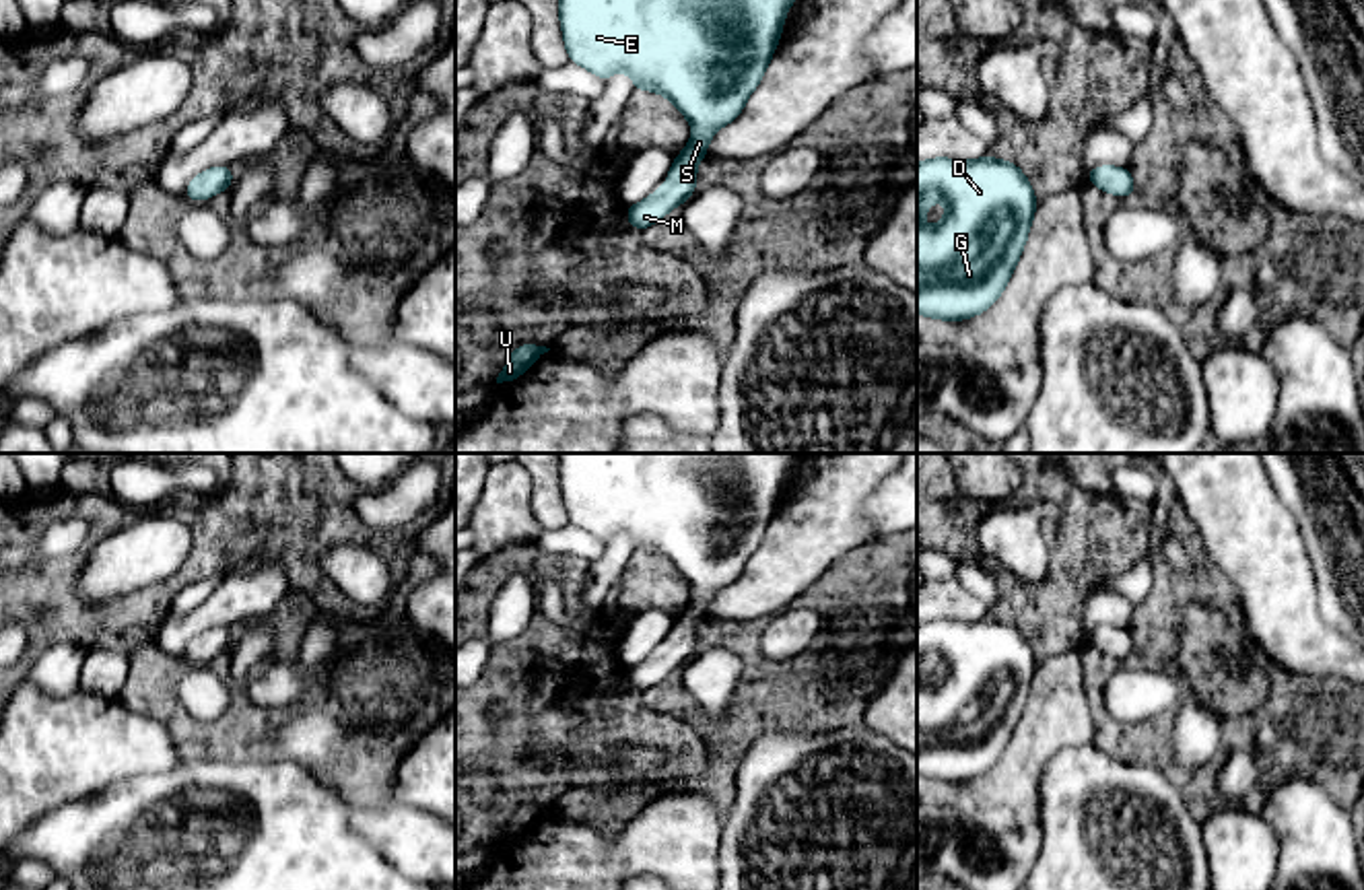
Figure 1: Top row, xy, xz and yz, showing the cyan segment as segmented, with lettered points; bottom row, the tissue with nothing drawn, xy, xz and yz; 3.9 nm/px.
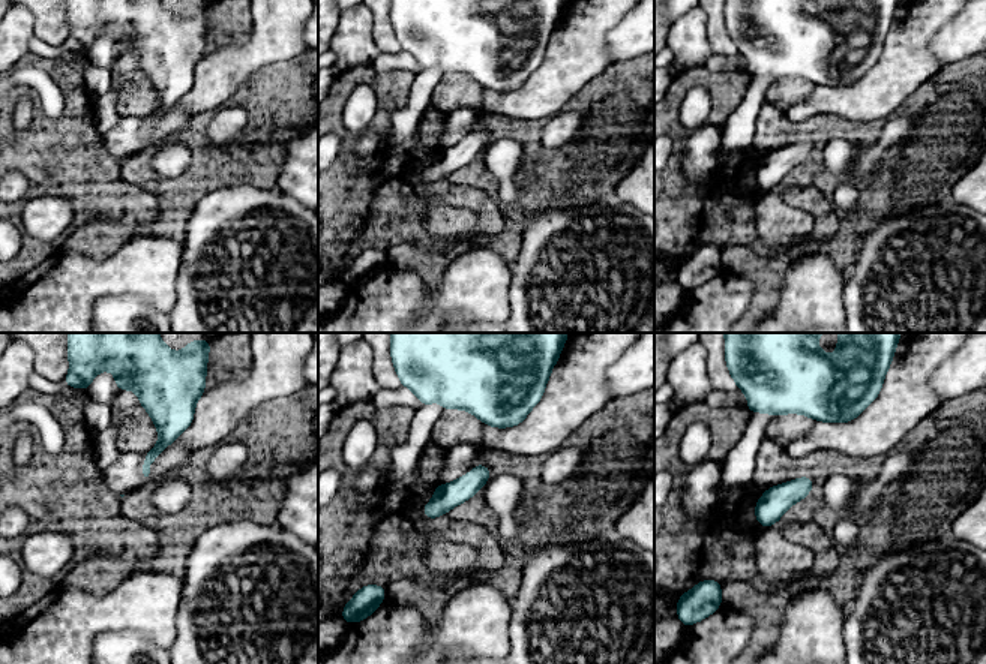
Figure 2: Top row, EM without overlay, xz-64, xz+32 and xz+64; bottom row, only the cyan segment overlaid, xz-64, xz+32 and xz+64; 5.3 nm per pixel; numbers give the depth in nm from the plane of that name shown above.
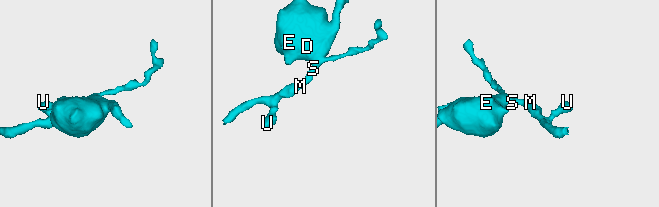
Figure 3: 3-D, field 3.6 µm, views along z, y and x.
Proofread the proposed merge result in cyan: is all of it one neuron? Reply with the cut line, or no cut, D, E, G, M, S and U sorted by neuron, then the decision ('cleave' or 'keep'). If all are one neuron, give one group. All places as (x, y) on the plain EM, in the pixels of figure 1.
no cut | D E G M S U | keep

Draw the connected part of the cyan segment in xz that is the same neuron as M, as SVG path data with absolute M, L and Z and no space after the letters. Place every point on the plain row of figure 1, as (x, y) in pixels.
M558 453L558 480L569 523L587 529L604 544L616 532L626 534L635 552L653 552L670 560L690 583L688 608L676 616L666 647L643 663L624 668L633 690L647 690L661 682L672 670L682 668L698 649L696 626L707 616L707 606L717 591L734 583L760 546L764 532L781 503L789 468L802 453Z

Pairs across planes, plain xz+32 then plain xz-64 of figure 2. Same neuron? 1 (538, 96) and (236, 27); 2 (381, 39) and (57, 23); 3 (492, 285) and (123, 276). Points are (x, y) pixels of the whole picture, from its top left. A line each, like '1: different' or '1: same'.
1: different
2: same
3: same

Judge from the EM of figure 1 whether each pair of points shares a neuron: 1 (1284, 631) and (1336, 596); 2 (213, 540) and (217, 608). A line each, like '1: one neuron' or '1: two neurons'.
1: two neurons
2: two neurons

